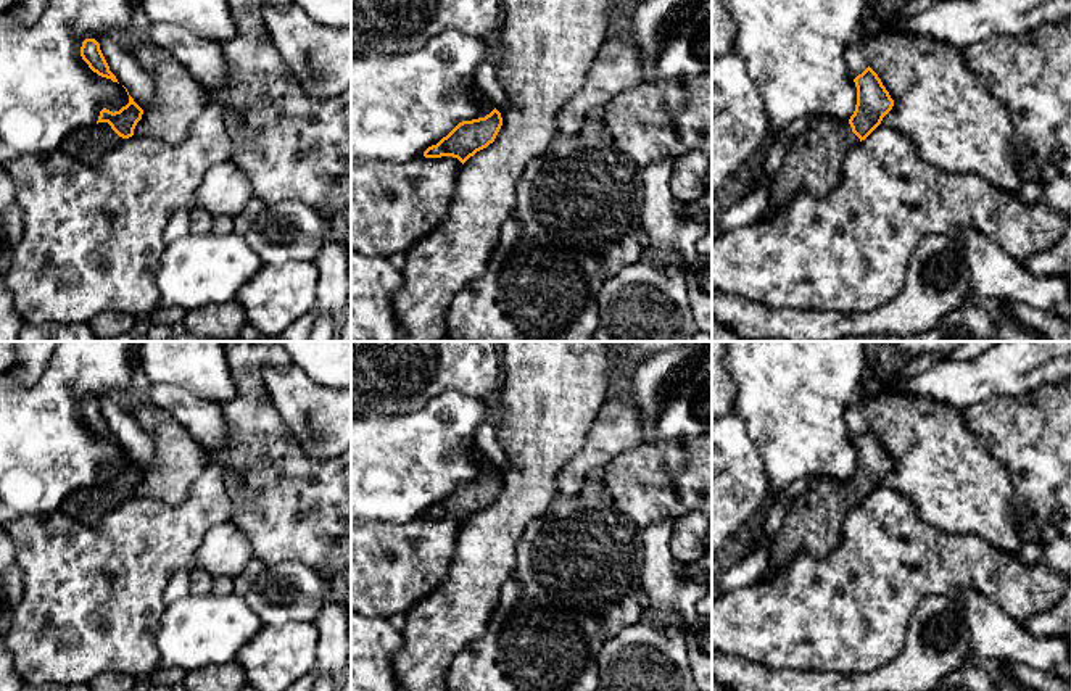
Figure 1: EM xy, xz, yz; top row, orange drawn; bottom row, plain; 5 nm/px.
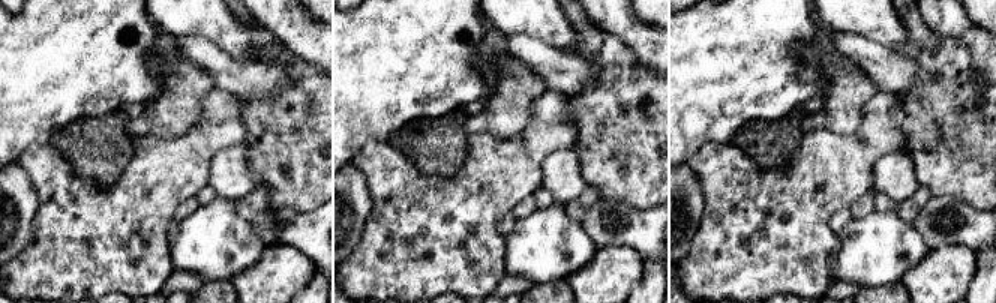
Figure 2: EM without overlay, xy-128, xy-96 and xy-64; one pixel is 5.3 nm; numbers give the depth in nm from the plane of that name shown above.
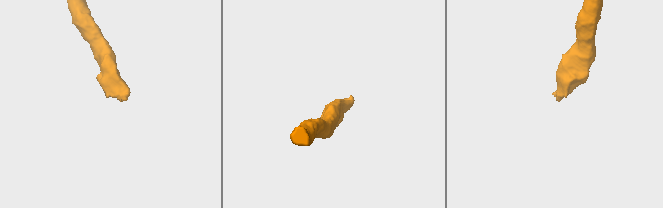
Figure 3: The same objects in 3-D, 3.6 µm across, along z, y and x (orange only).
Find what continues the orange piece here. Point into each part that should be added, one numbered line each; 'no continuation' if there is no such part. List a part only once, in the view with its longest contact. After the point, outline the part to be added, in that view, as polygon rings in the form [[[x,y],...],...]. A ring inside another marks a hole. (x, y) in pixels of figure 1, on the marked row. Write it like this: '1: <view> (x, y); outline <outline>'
1: xy (89, 145); outline [[[108,122],[72,130],[61,143],[60,150],[71,155],[87,166],[98,166],[103,156],[121,145],[126,139],[119,137]]]

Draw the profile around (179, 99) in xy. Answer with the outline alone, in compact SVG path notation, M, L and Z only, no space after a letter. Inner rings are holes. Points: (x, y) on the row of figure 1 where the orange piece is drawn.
M134 35L124 40L124 45L155 82L155 97L143 110L134 135L155 137L169 145L182 143L190 126L209 103L206 87L150 40Z

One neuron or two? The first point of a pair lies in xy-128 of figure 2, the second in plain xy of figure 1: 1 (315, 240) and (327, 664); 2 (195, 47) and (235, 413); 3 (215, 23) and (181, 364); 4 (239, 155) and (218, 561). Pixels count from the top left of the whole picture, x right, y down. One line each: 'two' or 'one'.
1: two
2: two
3: one
4: one

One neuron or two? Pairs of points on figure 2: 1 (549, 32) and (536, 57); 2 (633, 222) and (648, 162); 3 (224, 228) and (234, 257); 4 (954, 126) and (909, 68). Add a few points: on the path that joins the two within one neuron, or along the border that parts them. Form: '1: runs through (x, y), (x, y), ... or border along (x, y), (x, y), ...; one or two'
1: border along (510, 35), (531, 35), (575, 56); two
2: border along (603, 195), (638, 209), (653, 209); two
3: runs through (224, 236), (224, 246), (227, 249); one
4: border along (894, 48), (918, 66), (915, 81), (897, 95); two

